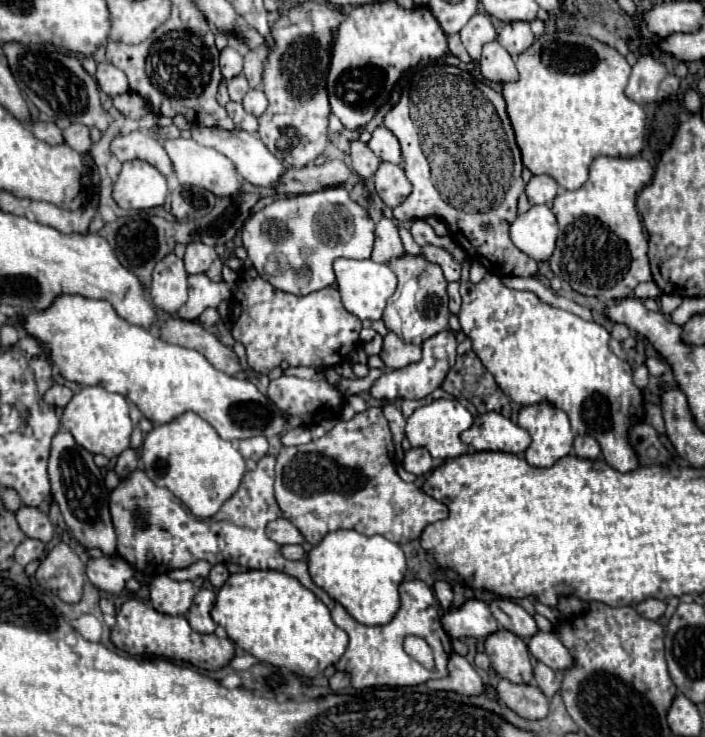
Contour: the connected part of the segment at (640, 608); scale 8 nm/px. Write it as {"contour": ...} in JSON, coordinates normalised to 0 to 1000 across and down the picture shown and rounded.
{"contour":[[[921,811],[921,814],[909,817],[909,820],[904,820],[901,828],[904,828],[904,833],[909,833],[912,839],[935,841],[935,839],[940,836],[940,830],[943,830],[943,817],[929,814],[929,811]]]}

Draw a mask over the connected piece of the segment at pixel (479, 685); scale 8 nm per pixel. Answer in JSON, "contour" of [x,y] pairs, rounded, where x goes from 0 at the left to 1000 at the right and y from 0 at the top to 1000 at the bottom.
{"contour":[[[643,887],[637,898],[637,917],[628,923],[611,923],[606,925],[611,936],[631,936],[631,939],[648,939],[657,944],[679,944],[688,939],[688,928],[677,909],[662,898],[662,893]]]}

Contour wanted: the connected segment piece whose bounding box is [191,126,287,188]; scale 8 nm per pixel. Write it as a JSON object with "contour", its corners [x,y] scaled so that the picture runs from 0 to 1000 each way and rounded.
{"contour":[[[274,171],[274,174],[271,174],[271,187],[274,187],[277,193],[282,193],[282,195],[288,195],[288,198],[299,198],[299,201],[311,204],[316,212],[322,212],[322,214],[330,220],[336,236],[339,236],[345,244],[356,247],[359,252],[387,255],[387,252],[393,250],[396,239],[407,231],[407,225],[401,225],[401,220],[396,220],[396,214],[390,214],[390,212],[379,204],[379,198],[373,198],[373,193],[370,193],[365,185],[350,182],[350,179],[345,179],[345,176],[336,176],[336,174],[333,174],[333,176],[316,176],[316,174]]]}

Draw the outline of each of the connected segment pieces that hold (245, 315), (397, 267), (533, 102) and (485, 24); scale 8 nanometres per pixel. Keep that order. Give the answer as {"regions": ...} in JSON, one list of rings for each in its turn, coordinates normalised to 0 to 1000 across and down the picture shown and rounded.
{"regions":[[[[350,364],[336,383],[328,437],[328,453],[348,469],[353,497],[370,507],[382,507],[399,491],[407,491],[410,497],[438,497],[447,502],[478,497],[495,486],[512,450],[512,434],[487,418],[475,388],[435,402],[416,402],[387,391],[359,364]]],[[[580,347],[563,350],[552,358],[560,369],[566,388],[560,399],[549,407],[549,418],[543,423],[546,442],[560,450],[569,461],[597,467],[600,461],[611,459],[623,448],[631,448],[637,442],[637,418],[634,418],[634,380],[628,377],[628,369],[620,358],[606,355],[600,347]]],[[[776,43],[770,49],[765,49],[759,54],[759,60],[742,71],[736,79],[733,79],[733,95],[736,95],[736,109],[733,111],[713,111],[711,114],[711,128],[716,133],[716,144],[719,144],[719,157],[725,163],[725,171],[728,171],[728,179],[730,179],[730,190],[733,190],[733,198],[739,204],[739,214],[742,214],[742,223],[745,228],[753,231],[753,236],[765,239],[765,236],[773,236],[779,242],[784,242],[796,255],[801,258],[818,258],[824,255],[830,247],[833,247],[833,239],[835,239],[835,223],[844,212],[850,209],[858,209],[858,212],[881,212],[881,214],[892,214],[892,212],[901,212],[909,206],[912,201],[912,179],[915,179],[915,149],[892,136],[887,130],[887,117],[889,117],[889,109],[892,109],[892,100],[895,100],[895,90],[889,87],[889,81],[867,62],[838,52],[838,49],[827,49],[821,43]]],[[[674,19],[662,35],[657,35],[657,41],[651,43],[654,46],[654,57],[657,62],[662,65],[665,76],[671,81],[679,81],[682,79],[682,65],[685,60],[696,57],[705,52],[705,43],[694,27],[691,19]]]]}

